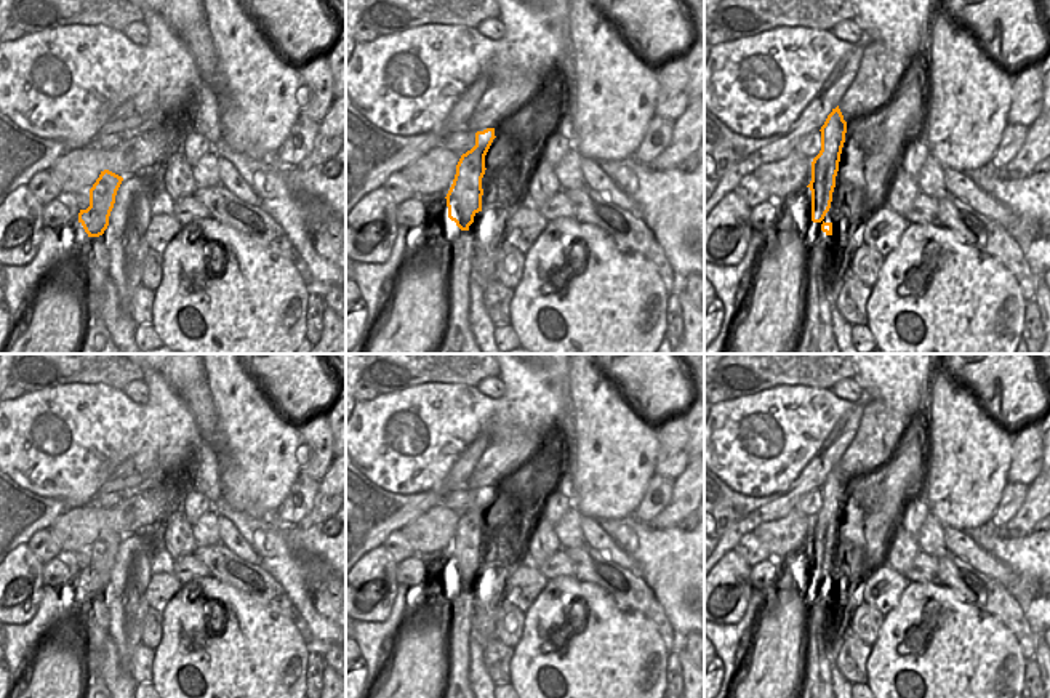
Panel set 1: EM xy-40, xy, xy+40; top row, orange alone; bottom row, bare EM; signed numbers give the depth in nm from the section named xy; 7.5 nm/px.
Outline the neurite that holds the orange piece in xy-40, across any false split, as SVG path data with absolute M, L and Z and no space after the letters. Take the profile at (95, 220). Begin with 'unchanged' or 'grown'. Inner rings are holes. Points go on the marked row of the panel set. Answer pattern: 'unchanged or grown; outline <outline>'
grown; outline M109 170L101 171L90 189L90 207L78 213L78 223L88 234L83 253L88 317L83 341L77 354L122 354L101 317L102 287L109 277L109 251L104 245L102 234L109 226L109 216L122 181L122 176Z

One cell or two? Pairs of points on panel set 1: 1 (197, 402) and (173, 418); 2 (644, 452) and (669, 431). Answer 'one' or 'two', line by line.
1: two
2: two

